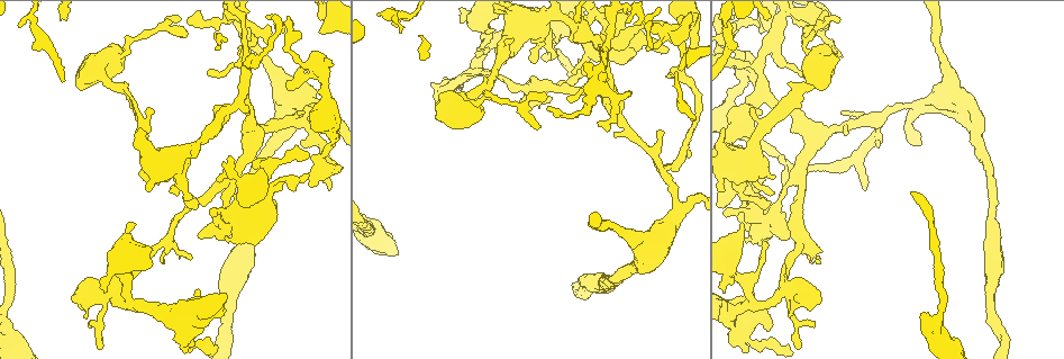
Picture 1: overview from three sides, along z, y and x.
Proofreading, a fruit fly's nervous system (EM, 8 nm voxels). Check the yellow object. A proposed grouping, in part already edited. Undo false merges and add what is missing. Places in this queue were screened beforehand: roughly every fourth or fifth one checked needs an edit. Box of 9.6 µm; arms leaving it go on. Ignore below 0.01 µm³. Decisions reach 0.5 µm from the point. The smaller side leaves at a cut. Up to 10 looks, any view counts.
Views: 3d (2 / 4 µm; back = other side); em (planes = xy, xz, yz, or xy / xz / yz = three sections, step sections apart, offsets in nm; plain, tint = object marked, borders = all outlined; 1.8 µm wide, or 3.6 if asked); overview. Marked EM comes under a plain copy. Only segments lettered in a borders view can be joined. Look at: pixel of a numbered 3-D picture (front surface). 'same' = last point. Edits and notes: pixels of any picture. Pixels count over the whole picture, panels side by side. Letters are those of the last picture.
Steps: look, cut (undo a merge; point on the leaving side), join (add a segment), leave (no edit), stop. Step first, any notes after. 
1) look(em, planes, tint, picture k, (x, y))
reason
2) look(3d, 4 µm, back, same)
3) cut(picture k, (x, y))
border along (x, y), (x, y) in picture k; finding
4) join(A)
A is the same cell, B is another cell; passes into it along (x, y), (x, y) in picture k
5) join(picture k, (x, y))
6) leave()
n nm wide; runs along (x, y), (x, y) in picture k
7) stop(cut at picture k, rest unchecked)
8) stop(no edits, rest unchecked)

look(em, xz, step 8, tint, picture 1, (681, 70))
branch stops here

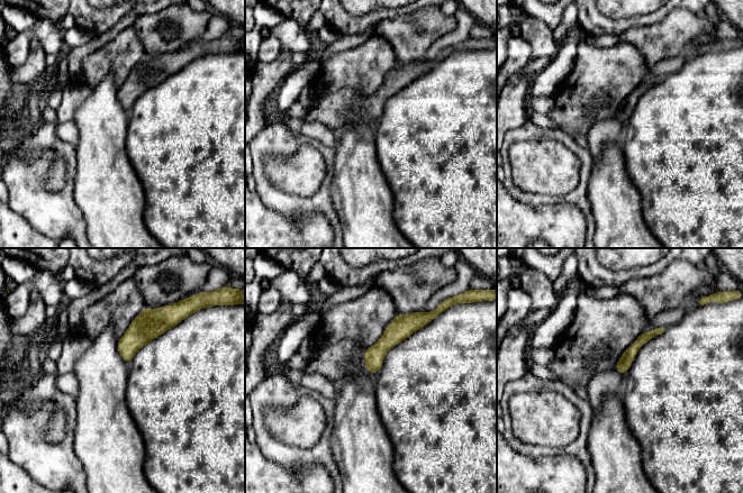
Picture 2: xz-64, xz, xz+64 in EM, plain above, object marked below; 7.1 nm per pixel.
look(em, planes, borders, same)
cut it another way

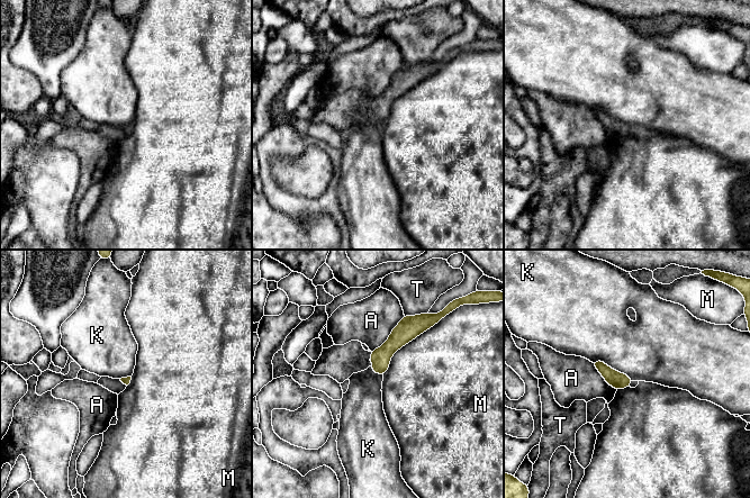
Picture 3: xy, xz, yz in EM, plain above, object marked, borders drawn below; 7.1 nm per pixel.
leave()
A, K, M and T are other cells; border along (592, 361), (603, 361), (633, 380) in picture 3; none of them fits

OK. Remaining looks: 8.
look(3d, 4 µm, back, picture 1, (640, 18))
sharp bend

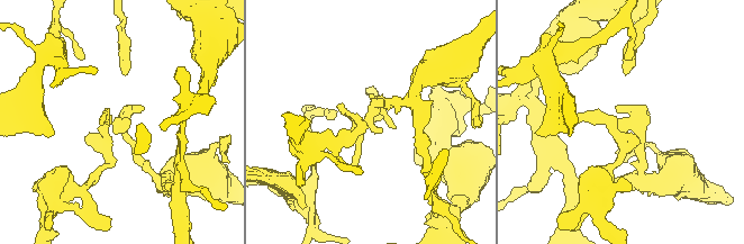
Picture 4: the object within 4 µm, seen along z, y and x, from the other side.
look(em, planes, borders, picture 4, (120, 125))
now the EM

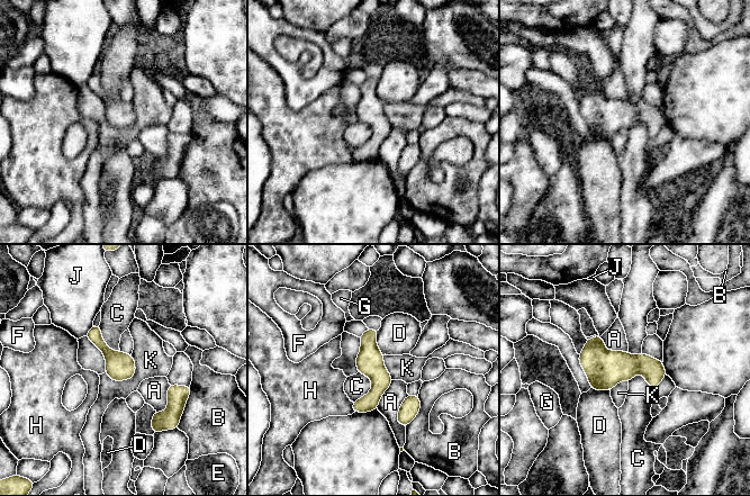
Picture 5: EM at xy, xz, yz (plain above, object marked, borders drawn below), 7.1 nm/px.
leave()
190 nm wide; A, B, C, D, E, F, G, H, J and K are other cells; border along (359, 371), (372, 387), (352, 402) in picture 5; all the same neuron

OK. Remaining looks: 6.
look(3d, 2 µm, back, picture 1, (616, 95))
arms part here

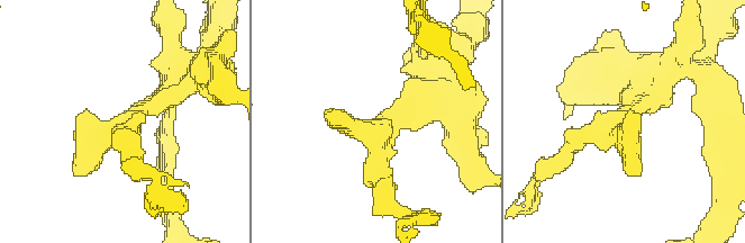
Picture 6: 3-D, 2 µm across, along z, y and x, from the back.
look(em, xy, step 16, borders, picture 6, (381, 127))
now the EM

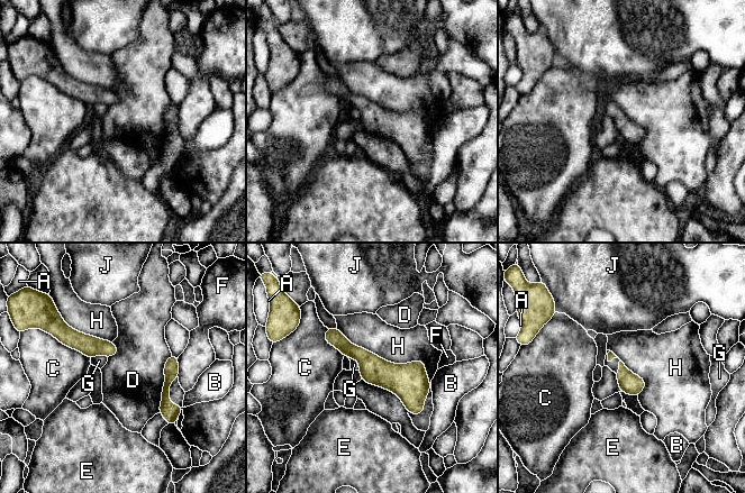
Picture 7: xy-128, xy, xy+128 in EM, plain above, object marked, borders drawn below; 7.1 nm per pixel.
leave()
140 nm wide; A, B, C, D, E, F, G, H and J are other cells; runs along (329, 330), (420, 410) in picture 7; continuous, no second neuron

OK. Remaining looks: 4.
look(em, 3.6 µm, planes, borders, picture 1, (194, 343))
sudden change in width

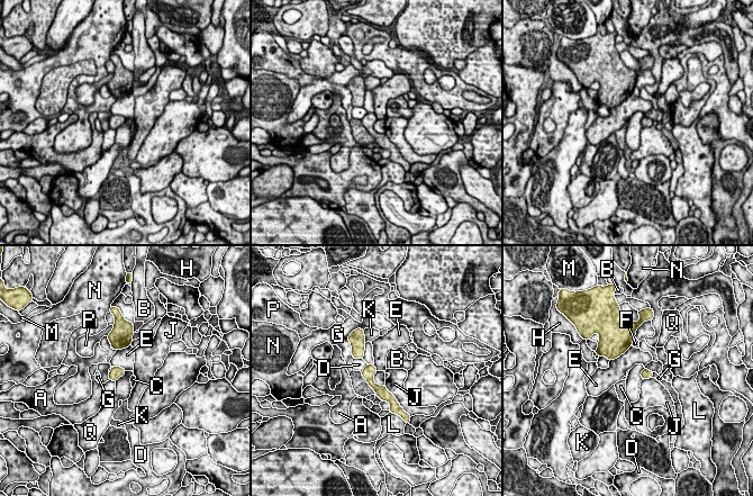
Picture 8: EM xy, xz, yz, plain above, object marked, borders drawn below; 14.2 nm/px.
leave()
A, B, C, D, E, F, G, H, J, K, L, M, N, P and Q are other cells; runs along (370, 367), (370, 381), (391, 399) in picture 8; all the same neuron

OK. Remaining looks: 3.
stop(no edits, rest unchecked)

